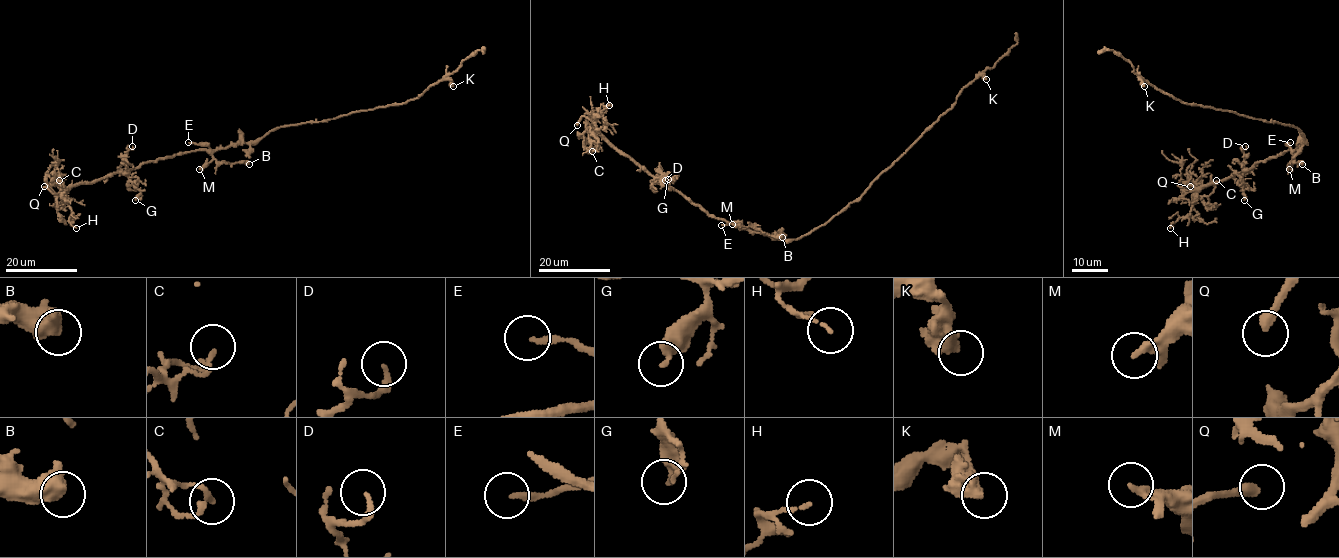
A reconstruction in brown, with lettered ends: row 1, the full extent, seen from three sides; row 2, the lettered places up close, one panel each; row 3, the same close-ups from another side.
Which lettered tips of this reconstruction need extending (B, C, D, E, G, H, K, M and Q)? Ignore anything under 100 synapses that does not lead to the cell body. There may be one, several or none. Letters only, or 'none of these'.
Q

